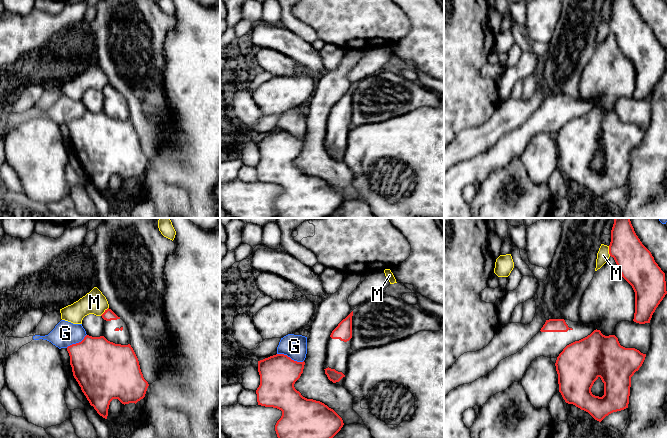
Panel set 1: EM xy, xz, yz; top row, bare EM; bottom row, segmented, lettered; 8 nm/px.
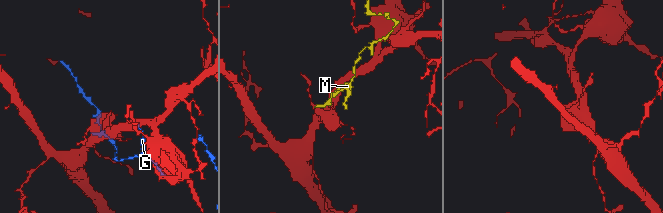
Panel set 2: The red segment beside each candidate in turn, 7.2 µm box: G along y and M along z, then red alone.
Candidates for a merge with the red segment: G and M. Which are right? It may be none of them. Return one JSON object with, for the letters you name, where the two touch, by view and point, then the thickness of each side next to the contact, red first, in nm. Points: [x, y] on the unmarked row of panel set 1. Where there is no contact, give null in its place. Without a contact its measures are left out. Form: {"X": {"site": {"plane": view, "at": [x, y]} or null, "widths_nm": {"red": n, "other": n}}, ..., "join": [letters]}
{"join": []}

